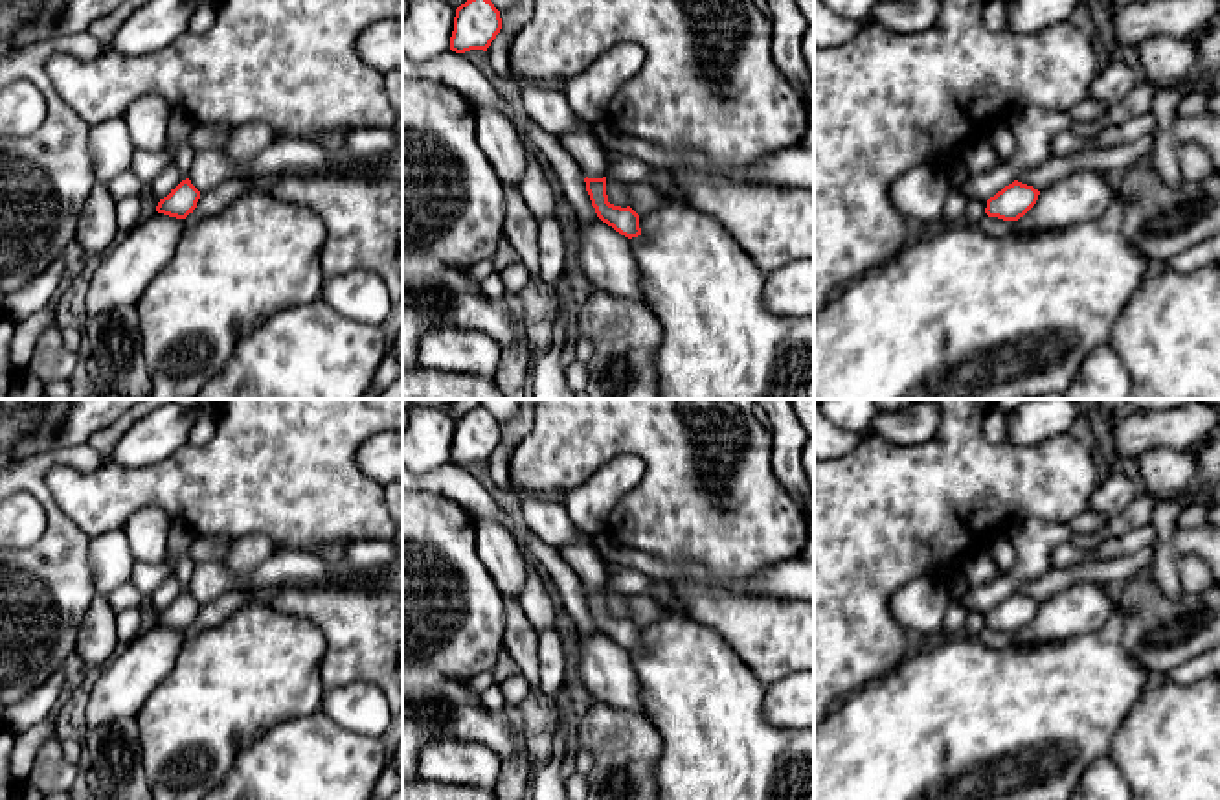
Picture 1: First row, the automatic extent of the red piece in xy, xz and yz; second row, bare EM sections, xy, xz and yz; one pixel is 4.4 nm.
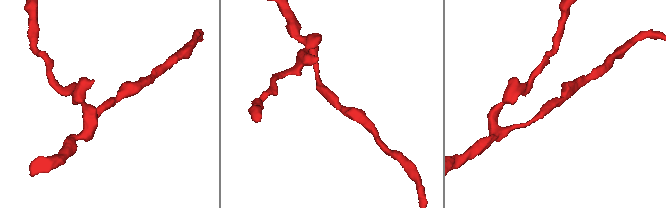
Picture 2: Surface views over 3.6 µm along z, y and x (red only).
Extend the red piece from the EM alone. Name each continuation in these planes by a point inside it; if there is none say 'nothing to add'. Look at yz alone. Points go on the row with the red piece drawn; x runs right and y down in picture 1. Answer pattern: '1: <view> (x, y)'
nothing to add

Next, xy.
nothing to add

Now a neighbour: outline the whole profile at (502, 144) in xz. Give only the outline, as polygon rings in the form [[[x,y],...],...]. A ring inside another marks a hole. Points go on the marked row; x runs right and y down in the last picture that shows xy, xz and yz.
[[[474,105],[476,140],[503,186],[520,186],[527,151],[520,132],[498,109]]]

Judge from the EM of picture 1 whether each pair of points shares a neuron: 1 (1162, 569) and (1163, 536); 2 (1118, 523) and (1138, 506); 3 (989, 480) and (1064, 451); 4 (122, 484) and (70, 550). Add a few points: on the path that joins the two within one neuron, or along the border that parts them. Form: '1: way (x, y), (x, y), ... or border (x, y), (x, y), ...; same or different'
1: way (1163, 561), (1163, 543); same
2: way (1123, 521), (1132, 512); same
3: way (1007, 480), (1035, 480), (1046, 469); same
4: border (56, 501), (90, 537); different

